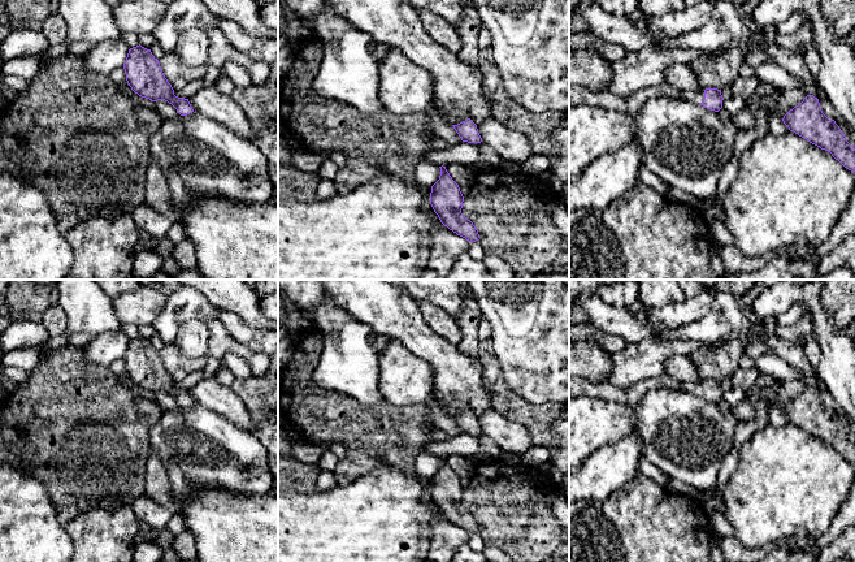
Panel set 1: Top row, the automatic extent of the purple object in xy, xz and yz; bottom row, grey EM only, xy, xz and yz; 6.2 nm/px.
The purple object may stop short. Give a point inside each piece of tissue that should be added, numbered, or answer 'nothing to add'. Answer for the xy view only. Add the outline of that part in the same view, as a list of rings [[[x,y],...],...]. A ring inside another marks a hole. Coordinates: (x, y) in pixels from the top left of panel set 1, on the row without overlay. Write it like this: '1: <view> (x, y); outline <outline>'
nothing to add

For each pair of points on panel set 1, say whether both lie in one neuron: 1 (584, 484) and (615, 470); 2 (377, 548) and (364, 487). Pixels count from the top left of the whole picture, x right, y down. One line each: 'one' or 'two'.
1: one
2: one

